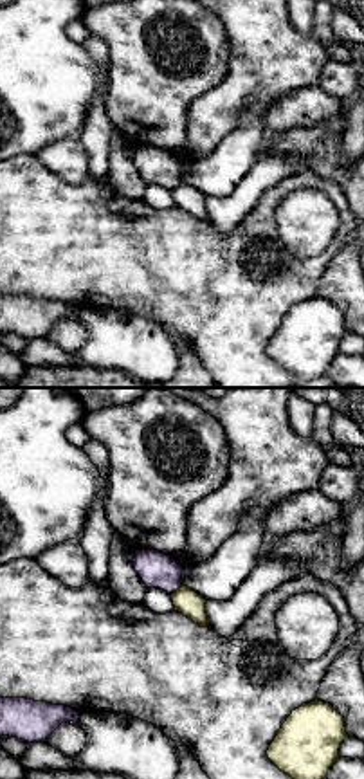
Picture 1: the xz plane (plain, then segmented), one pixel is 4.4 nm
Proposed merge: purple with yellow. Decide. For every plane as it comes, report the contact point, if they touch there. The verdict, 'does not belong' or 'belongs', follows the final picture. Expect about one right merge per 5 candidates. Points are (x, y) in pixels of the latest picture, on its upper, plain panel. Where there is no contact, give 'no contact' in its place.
meets purple at (177, 184)

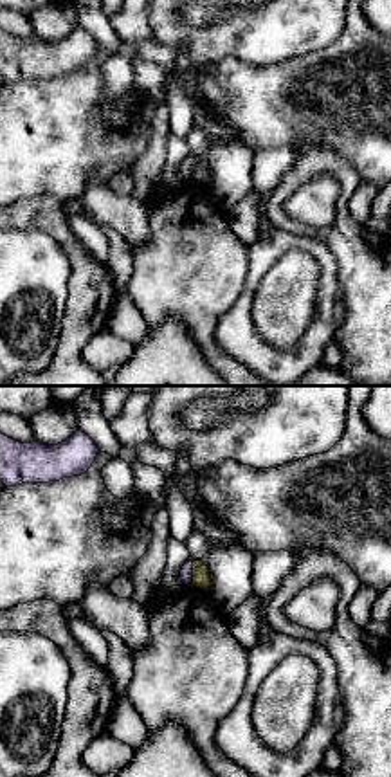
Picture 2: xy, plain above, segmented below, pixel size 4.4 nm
meets purple at (191, 170)

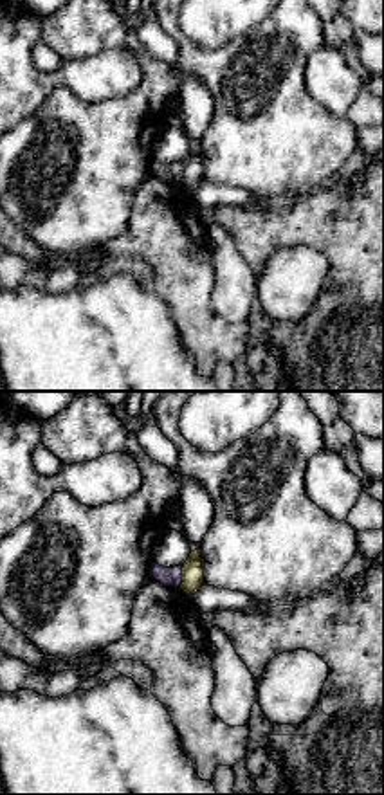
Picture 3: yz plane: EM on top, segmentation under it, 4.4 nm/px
meets purple at (181, 173)

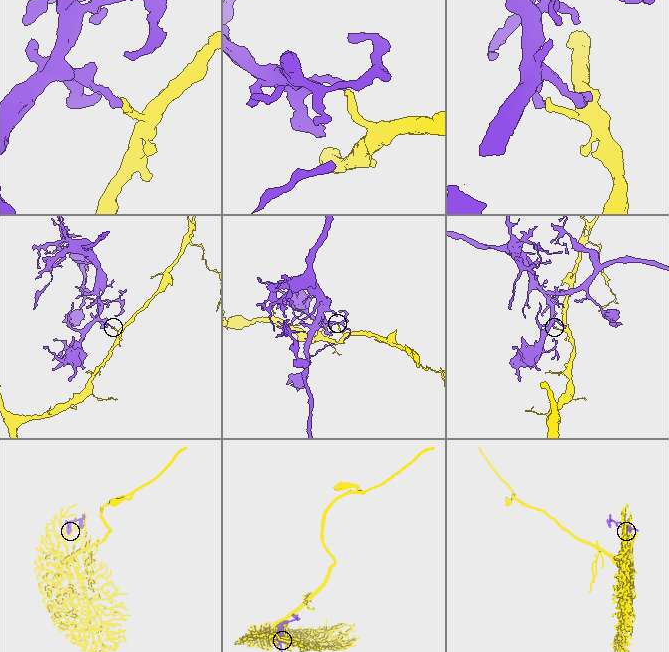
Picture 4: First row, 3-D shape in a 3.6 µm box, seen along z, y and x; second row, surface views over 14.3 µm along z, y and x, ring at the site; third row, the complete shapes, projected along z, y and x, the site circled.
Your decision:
does not belong

